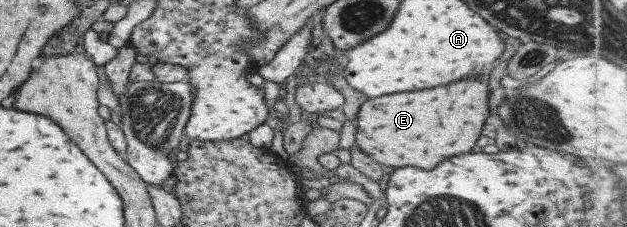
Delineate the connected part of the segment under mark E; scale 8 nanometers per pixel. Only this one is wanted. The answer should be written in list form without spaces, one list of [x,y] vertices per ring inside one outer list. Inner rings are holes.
[[[468,77],[468,79],[448,83],[436,89],[368,98],[359,107],[357,113],[355,145],[374,161],[393,169],[412,166],[431,170],[444,159],[464,153],[474,147],[475,141],[480,137],[485,118],[489,114],[490,105],[486,105],[486,101],[488,101],[488,87],[484,85],[482,77]]]

